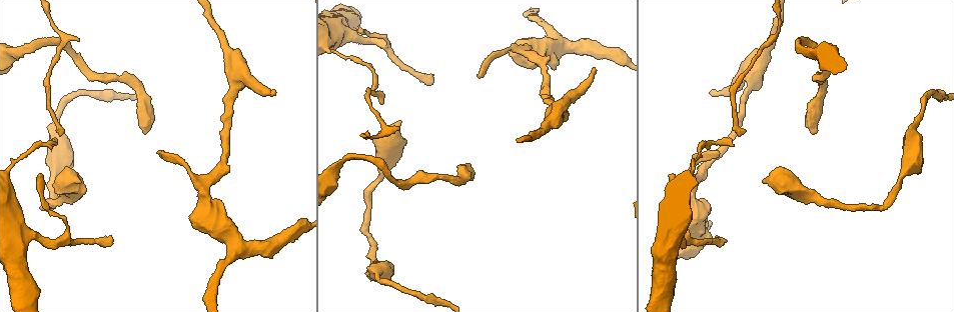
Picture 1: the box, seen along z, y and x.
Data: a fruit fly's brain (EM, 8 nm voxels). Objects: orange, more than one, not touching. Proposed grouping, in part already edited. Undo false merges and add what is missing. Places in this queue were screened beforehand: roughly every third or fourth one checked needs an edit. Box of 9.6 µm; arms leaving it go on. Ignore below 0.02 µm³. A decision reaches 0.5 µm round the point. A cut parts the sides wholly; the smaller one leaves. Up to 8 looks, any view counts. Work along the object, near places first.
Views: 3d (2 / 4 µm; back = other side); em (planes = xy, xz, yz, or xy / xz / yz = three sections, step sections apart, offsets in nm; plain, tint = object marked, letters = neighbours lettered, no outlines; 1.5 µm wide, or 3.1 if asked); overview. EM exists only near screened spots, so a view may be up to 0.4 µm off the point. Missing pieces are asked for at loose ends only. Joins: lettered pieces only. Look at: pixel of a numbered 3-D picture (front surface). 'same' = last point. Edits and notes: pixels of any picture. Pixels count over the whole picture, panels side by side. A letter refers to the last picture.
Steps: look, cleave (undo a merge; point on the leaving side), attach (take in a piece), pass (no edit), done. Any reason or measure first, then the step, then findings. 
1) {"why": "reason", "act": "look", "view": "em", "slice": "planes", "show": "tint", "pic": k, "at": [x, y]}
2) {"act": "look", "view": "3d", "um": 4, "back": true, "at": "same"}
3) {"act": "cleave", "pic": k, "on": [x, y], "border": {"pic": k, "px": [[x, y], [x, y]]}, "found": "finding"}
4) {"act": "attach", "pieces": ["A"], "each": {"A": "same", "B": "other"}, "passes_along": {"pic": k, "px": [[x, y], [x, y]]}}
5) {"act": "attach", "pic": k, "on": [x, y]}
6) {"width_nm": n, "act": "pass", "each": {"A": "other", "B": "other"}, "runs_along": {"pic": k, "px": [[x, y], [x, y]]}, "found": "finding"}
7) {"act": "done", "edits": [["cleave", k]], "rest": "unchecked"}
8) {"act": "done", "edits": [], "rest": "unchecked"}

{"why": "thin end", "act": "look", "view": "em", "slice": "planes", "show": "letters", "pic": 1, "at": [432, 83]}

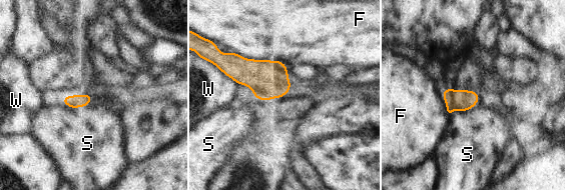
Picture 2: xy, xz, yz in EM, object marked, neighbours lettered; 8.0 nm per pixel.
{"act": "pass", "each": {"F": "other", "S": "other", "W": "other"}, "border": {"pic": 2, "px": [[479, 96], [472, 107], [449, 116]]}, "found": "no lettered piece goes on from it"}

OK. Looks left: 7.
{"why": "branch stops here", "act": "look", "view": "em", "slice": "planes", "show": "letters", "pic": 1, "at": [814, 132]}

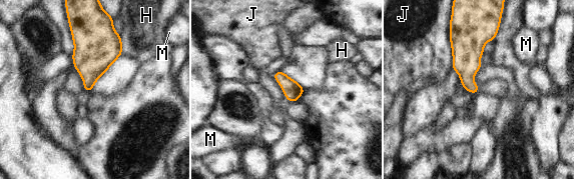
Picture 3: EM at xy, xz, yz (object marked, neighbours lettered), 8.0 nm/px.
{"act": "pass", "each": {"H": "other", "J": "other", "M": "other"}, "found": "no lettered piece goes on from it"}

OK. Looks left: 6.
{"why": "branch stops here", "act": "look", "view": "em", "slice": "planes", "show": "letters", "pic": 1, "at": [372, 89]}

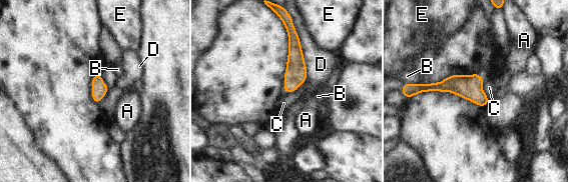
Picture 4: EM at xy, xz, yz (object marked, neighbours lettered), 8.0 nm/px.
{"width_nm": 120, "act": "pass", "each": {"A": "other", "B": "other", "C": "other", "D": "other", "E": "other"}, "found": "no lettered piece goes on from it"}

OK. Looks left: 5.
{"act": "done", "edits": [], "rest": "unchecked"}

